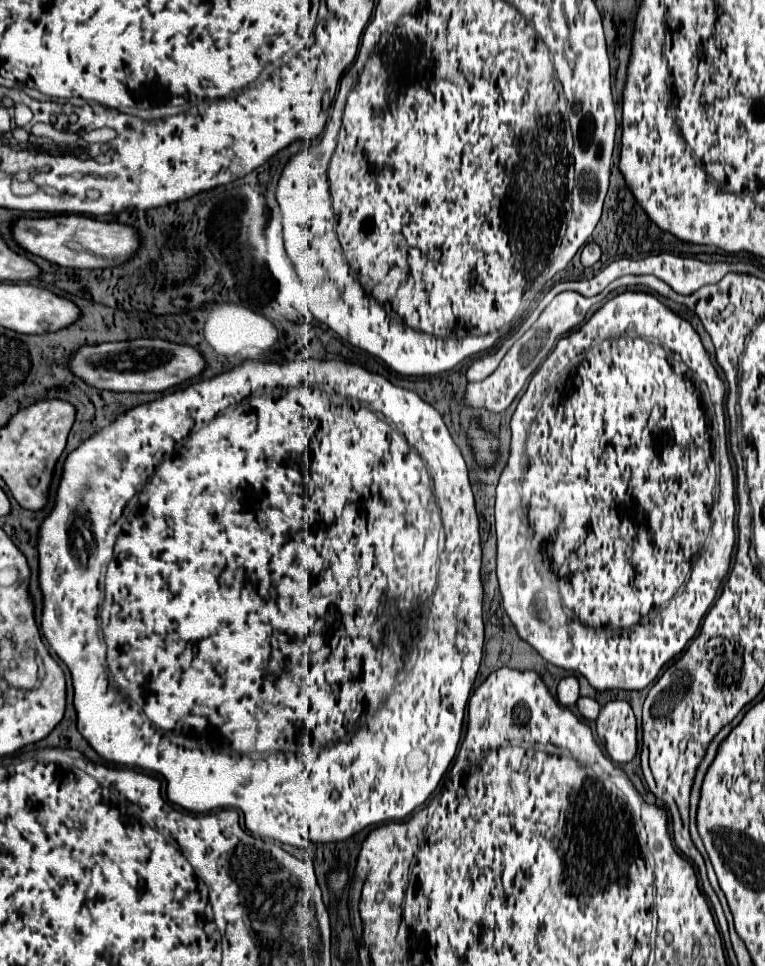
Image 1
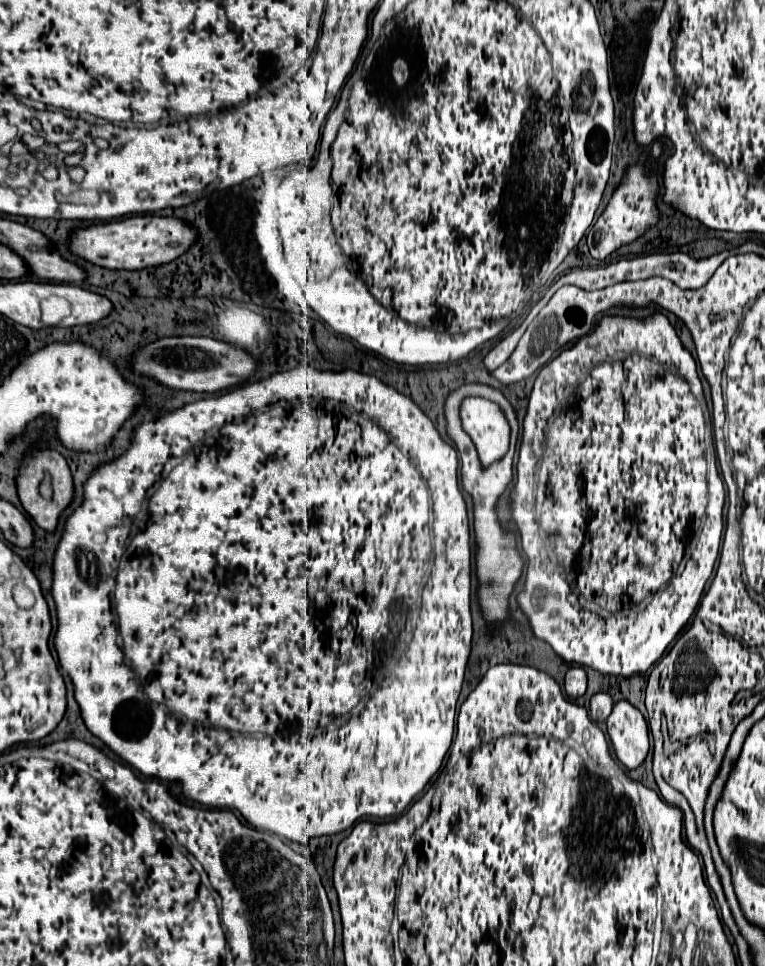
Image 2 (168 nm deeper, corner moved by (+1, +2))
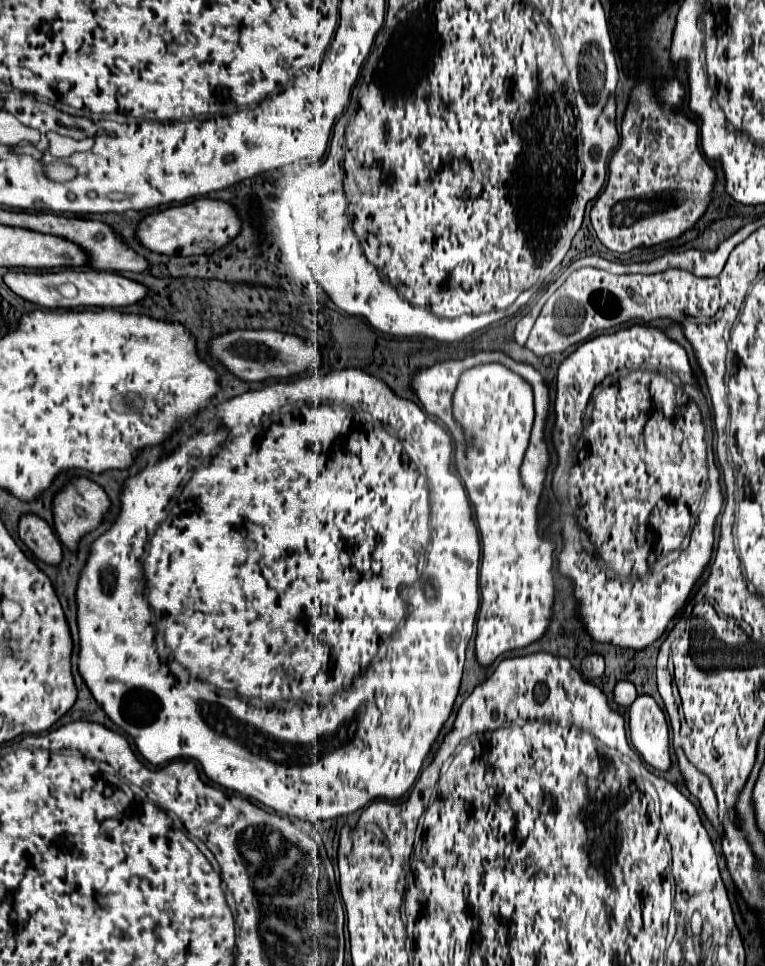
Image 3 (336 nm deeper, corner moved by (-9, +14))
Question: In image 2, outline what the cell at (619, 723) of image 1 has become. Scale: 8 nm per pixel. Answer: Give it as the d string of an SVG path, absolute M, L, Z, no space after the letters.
M622 700L614 704L614 710L606 724L608 724L608 736L612 740L616 758L628 770L642 766L650 750L648 724L642 712L634 708L630 702Z

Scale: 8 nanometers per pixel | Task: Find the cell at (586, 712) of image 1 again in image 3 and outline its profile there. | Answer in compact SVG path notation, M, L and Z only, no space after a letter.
M628 680L616 682L616 686L614 686L614 702L618 706L630 706L634 698L636 698L636 688L634 688L632 682L628 682Z

